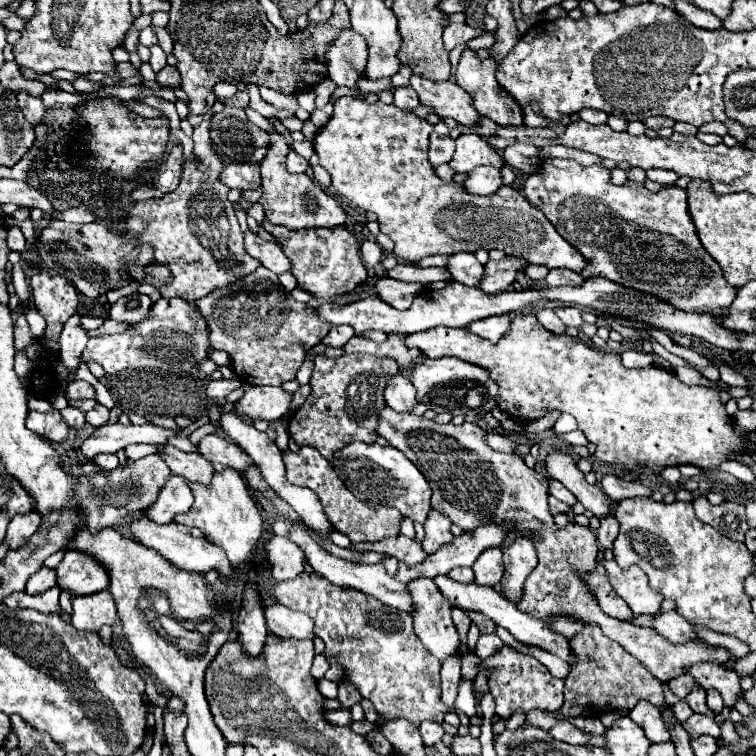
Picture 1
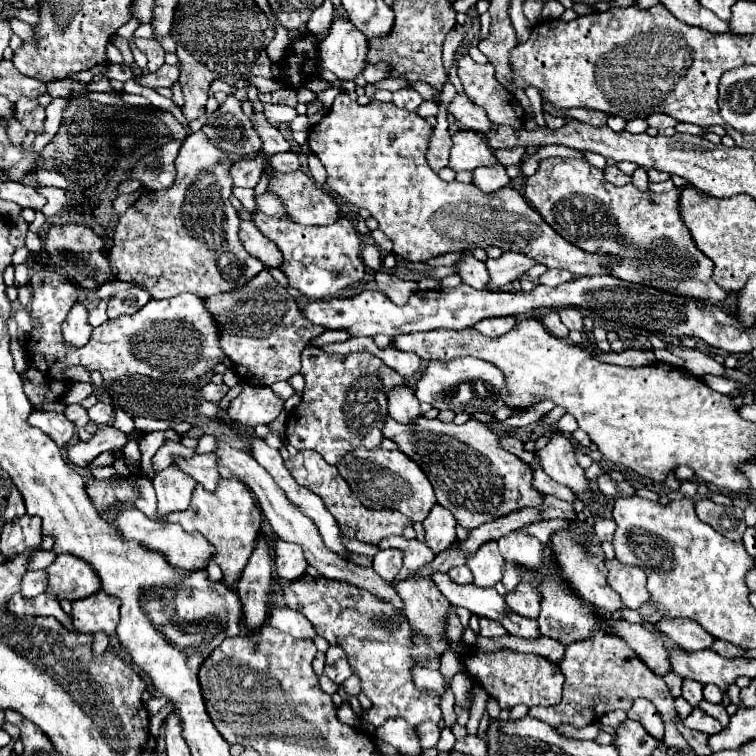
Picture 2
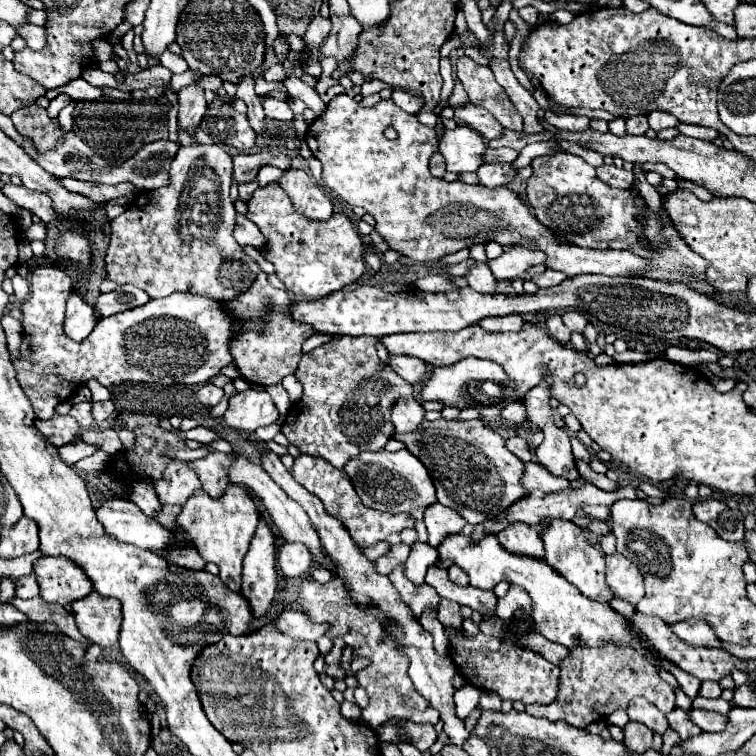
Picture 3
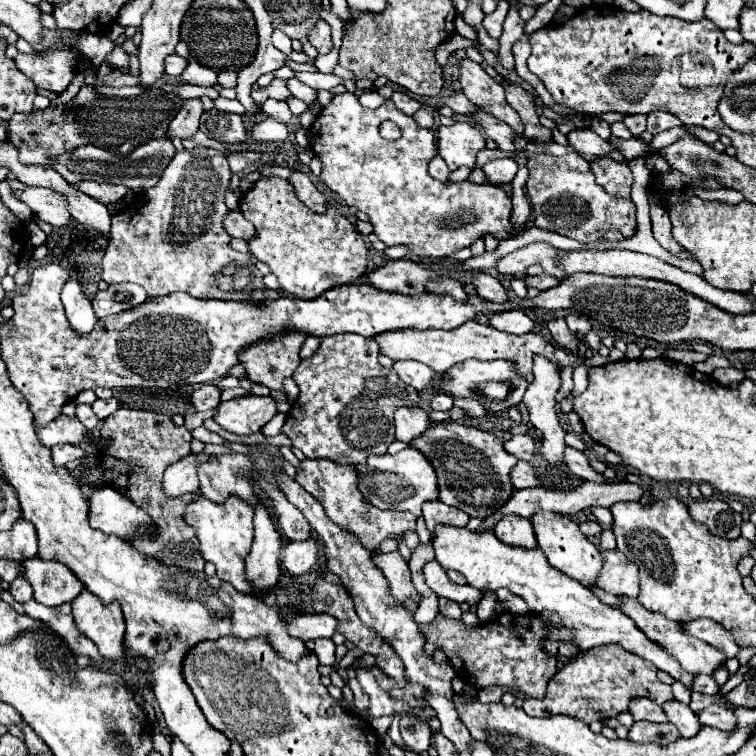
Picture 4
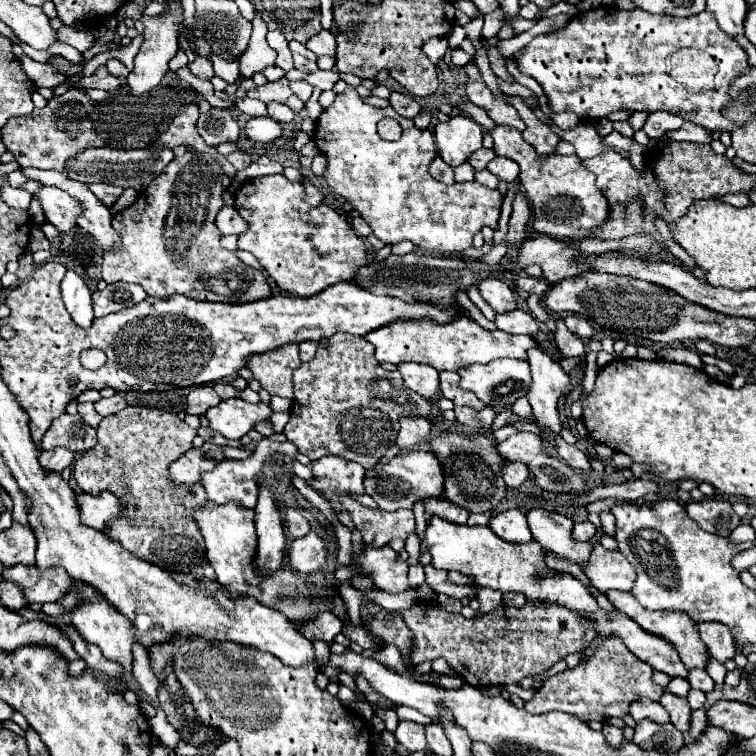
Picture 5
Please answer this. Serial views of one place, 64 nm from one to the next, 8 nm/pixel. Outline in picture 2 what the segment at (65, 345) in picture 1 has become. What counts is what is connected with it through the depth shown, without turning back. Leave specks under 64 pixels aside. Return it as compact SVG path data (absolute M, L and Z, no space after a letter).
M76 302L68 314L68 318L62 324L62 336L66 346L72 348L82 348L92 334L92 326L88 324L88 310Z

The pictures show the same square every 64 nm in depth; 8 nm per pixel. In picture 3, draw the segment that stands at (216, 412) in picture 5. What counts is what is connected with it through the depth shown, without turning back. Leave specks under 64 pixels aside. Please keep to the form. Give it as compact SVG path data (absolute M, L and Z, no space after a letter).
M248 388L230 398L230 406L222 420L234 430L254 432L278 420L278 408L266 390Z

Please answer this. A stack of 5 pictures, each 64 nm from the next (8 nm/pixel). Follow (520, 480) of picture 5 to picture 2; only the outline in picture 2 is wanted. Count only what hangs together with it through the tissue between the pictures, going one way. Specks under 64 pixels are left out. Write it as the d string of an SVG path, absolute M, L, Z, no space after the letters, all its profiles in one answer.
M534 468L534 482L536 482L536 488L542 492L542 494L552 494L560 500L568 500L568 502L574 502L576 496L568 490L568 486L548 478L548 474L544 474L542 468Z

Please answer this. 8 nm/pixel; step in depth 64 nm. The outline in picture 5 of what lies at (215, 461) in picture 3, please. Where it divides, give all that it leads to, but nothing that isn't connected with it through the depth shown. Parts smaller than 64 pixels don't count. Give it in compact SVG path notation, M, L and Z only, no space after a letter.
M264 438L262 442L258 442L258 446L256 446L256 450L254 450L252 456L248 456L248 458L244 458L244 460L222 460L222 462L216 464L214 470L202 472L200 484L204 486L208 500L212 500L214 504L226 504L226 502L236 500L236 502L240 502L242 506L254 508L254 506L256 506L256 498L258 498L258 484L256 484L254 476L260 472L262 462L264 462L268 456L276 454L276 452L294 458L294 456L296 456L296 446L292 446L292 442L282 442L282 444L280 444L280 442L272 442L272 440Z

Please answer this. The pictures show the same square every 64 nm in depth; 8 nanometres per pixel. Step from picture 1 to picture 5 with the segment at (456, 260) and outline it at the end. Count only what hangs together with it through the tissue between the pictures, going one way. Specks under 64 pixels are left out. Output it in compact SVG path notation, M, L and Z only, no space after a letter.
M482 278L478 282L478 290L480 296L494 308L496 314L506 314L508 310L516 308L516 300L514 300L514 292L508 284L504 284L498 278Z

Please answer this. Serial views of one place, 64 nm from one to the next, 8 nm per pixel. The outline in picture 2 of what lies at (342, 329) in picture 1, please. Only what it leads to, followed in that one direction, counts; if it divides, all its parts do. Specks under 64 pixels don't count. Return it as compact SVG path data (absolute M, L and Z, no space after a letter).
M326 330L324 334L310 341L310 346L322 347L329 343L339 343L348 340L350 334L346 330Z

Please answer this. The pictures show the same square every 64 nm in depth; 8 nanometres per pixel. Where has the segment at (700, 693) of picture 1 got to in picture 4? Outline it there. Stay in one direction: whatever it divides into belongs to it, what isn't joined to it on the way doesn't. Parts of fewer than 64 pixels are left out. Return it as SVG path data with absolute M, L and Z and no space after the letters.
M436 526L436 538L432 538L432 546L436 550L436 562L444 570L458 570L460 574L464 574L470 586L492 592L498 588L508 588L512 594L522 596L530 612L542 618L552 628L552 632L548 634L550 640L570 642L580 650L590 650L604 644L618 644L624 650L650 660L658 666L658 670L668 672L674 680L692 690L692 674L682 670L682 666L670 654L664 654L664 650L660 650L660 646L648 642L648 638L644 638L644 632L640 632L636 624L626 614L622 614L622 610L602 604L590 590L584 590L584 586L572 582L566 574L560 574L560 570L552 568L540 548L520 550L504 546L504 542L500 542L492 532L476 534L466 528L452 526Z

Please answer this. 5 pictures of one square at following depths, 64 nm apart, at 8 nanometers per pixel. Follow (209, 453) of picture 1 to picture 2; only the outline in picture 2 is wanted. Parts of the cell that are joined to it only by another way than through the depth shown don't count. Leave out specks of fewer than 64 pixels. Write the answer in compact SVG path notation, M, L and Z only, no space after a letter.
M218 442L218 448L216 448L214 454L216 454L216 458L218 458L218 472L220 472L220 476L226 476L226 478L232 478L232 476L234 476L234 478L240 478L244 484L248 484L250 490L254 492L254 496L256 496L256 500L258 500L258 504L260 504L264 516L268 518L270 526L274 528L274 532L276 532L280 538L284 538L286 542L294 542L294 544L302 546L308 564L314 566L314 568L320 572L320 576L324 576L324 578L328 578L328 580L346 582L346 584L352 584L352 586L362 588L362 590L368 590L368 592L370 592L372 596L376 596L378 600L390 602L390 604L392 604L394 608L398 608L398 610L404 608L404 602L402 602L402 598L398 596L398 592L396 592L396 588L392 586L392 582L382 580L382 578L374 572L374 568L356 566L356 564L352 564L352 562L340 558L336 552L328 550L328 548L324 546L324 542L322 542L322 538L320 538L318 528L314 526L314 522L312 522L310 518L306 518L294 504L290 504L290 502L286 500L284 492L274 484L272 476L270 476L248 452L244 452L244 450L234 450L232 446L228 446L228 444L224 444L224 442Z

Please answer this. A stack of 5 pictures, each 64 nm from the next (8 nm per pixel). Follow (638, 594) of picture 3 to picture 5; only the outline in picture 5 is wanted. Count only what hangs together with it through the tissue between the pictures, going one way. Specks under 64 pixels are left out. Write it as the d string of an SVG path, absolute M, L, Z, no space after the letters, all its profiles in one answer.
M600 544L592 550L592 566L588 566L588 580L600 590L632 592L636 568L620 554L620 550L604 550Z

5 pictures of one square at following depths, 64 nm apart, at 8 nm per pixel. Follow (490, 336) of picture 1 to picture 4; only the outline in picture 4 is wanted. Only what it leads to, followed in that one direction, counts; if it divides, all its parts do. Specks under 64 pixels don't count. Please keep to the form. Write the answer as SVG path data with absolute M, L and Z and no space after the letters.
M510 310L504 314L492 314L488 318L488 326L508 334L526 334L534 328L534 322L522 310Z

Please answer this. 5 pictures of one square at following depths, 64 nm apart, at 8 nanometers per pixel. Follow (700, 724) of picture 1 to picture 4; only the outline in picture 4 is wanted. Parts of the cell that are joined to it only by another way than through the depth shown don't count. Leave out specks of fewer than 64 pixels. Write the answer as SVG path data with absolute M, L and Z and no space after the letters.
M708 706L704 710L698 712L698 720L702 726L710 726L710 728L718 728L718 730L732 730L732 726L736 726L736 718L732 714L732 708L720 708L720 706Z

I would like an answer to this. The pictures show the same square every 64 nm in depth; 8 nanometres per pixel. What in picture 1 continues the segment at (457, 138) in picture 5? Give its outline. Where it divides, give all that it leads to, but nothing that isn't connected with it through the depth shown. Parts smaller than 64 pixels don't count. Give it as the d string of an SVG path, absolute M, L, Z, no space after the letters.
M462 134L456 140L456 152L450 160L450 168L454 172L468 172L480 164L490 164L494 168L502 168L502 156L478 134Z

